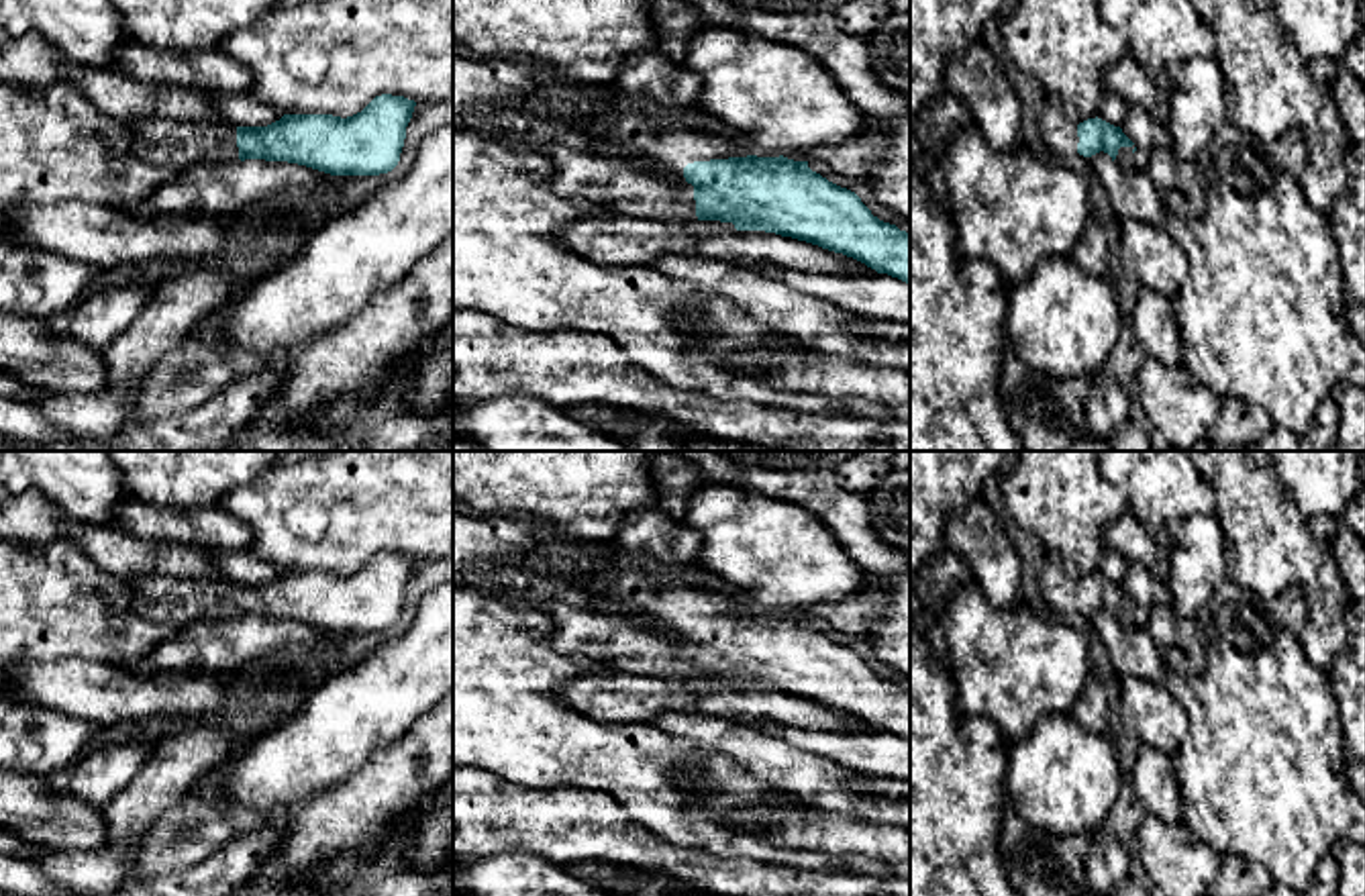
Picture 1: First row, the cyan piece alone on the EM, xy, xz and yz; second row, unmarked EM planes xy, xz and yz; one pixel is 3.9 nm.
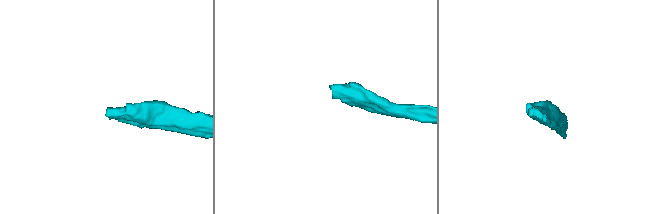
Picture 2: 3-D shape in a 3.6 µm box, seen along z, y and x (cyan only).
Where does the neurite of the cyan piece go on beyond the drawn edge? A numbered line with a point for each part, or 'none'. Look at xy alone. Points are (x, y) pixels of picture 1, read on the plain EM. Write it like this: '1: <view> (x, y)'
1: xy (162, 599)

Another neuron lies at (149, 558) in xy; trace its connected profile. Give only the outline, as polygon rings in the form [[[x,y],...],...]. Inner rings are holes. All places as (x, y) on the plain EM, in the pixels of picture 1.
[[[0,486],[0,539],[43,549],[55,539],[71,539],[88,557],[112,578],[124,580],[133,574],[171,578],[216,578],[208,551],[194,545],[155,543],[139,539],[112,525],[84,525],[61,514],[39,492],[12,494]]]

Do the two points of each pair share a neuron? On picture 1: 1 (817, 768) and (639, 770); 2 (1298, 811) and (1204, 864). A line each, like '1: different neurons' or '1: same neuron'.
1: different neurons
2: different neurons

